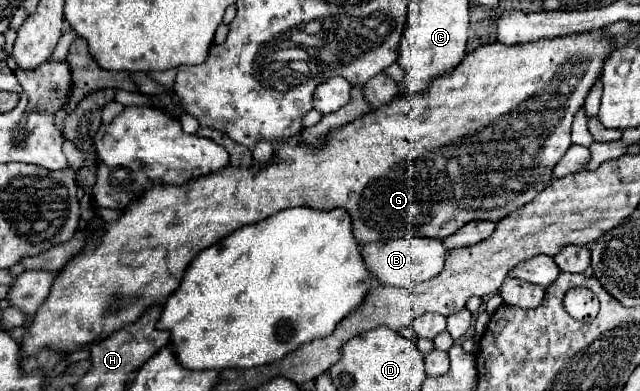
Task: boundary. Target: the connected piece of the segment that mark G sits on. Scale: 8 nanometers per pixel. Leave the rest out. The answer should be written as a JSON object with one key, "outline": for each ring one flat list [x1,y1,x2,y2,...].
{"outline":[[593,30,593,32,581,32,577,36,563,36,563,38,553,38,553,40,535,40,535,42,525,42,525,44,501,44,501,42,493,42,493,44,483,44,479,48,475,48,473,52,469,52,465,56,465,60,449,74,439,76,433,80,431,88,421,94,419,98,407,98,407,96,397,96,397,100,393,100,391,104,387,104,387,108,383,106,381,110,369,112,363,118,333,130,333,134,327,136,325,144,321,148,311,148,305,144,297,144,297,158,293,162,289,160,271,160,259,168,233,168,227,166,221,172,209,174,209,176,201,176,195,178,183,186,153,186,149,188,139,200,135,200,125,214,117,220,107,224,101,232,99,238,93,238,87,248,75,256,57,276,49,298,41,304,41,308,35,314,33,326,27,330,23,342,21,342,21,356,27,354,37,354,41,348,51,348,51,350,61,350,61,352,75,352,79,348,89,348,93,342,105,340,109,338,113,332,133,324,147,308,151,308,153,304,165,304,167,296,171,296,171,292,175,292,181,284,181,278,187,270,187,266,191,264,191,260,205,248,217,244,219,240,223,240,225,236,229,236,231,232,235,232,241,226,247,224,255,224,261,222,285,208,293,208,293,206,307,206,307,208,315,208,315,210,333,210,333,208,345,208,349,210,351,222,353,222,353,236,355,240,363,246,367,242,377,242,377,240,389,240,389,238,401,238,401,236,433,236,433,238,447,238,449,234,457,232,459,228,463,228,467,222,473,220,491,220,497,222,501,220,501,216,507,216,509,212,525,206,527,202,531,202,541,188,545,188,545,184,551,180,553,176,553,168,559,162,559,158,567,152,567,148,571,146,571,122,575,112,583,106,589,90,595,86,595,82,601,78,601,68,605,64,605,60,609,58,613,46,613,38,607,36,603,30]]}

